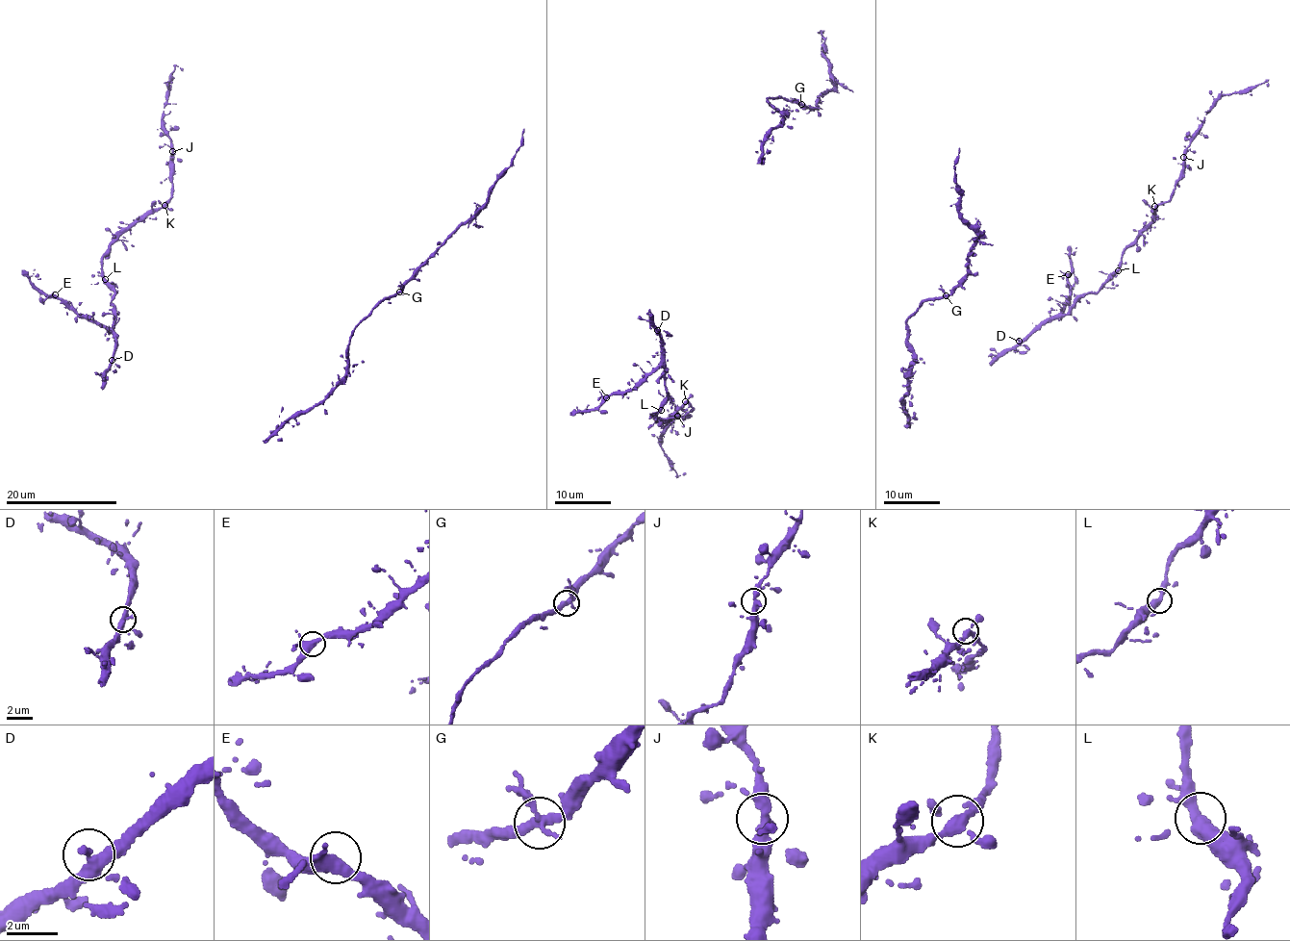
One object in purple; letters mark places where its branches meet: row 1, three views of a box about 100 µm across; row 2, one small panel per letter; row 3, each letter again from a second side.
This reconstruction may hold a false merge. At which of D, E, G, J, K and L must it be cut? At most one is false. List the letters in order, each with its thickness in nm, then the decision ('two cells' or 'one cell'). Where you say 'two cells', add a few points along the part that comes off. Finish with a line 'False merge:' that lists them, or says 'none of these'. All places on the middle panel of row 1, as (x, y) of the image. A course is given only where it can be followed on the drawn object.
D: 320 nm thick; one cell
E: 360 nm thick; one cell
G: 300 nm thick; one cell
J: 320 nm thick; one cell
K: 300 nm thick; one cell
L: 320 nm thick; one cell
False merge: none of these

